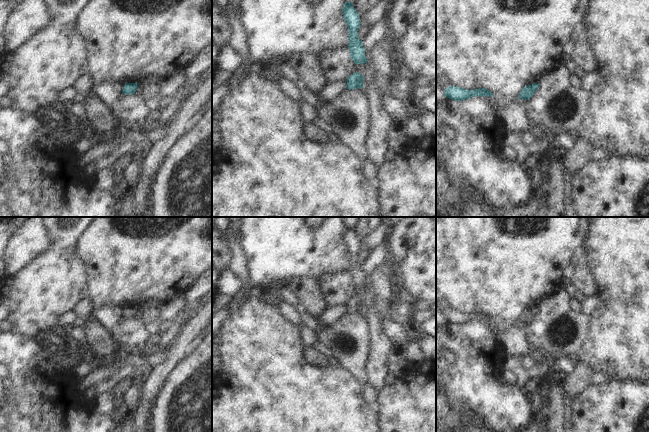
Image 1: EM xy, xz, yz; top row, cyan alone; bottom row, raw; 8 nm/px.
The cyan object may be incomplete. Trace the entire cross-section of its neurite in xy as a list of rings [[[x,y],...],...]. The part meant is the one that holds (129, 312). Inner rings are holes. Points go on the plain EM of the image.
[[[126,307],[124,308],[124,311],[122,313],[122,318],[126,319],[135,318],[137,312],[138,312],[137,307]]]

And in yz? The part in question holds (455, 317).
[[[451,309],[445,313],[444,320],[455,325],[463,325],[474,320],[493,321],[493,317],[485,312],[467,314]]]

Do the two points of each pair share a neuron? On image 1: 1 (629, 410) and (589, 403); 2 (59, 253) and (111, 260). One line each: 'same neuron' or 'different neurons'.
1: same neuron
2: different neurons

